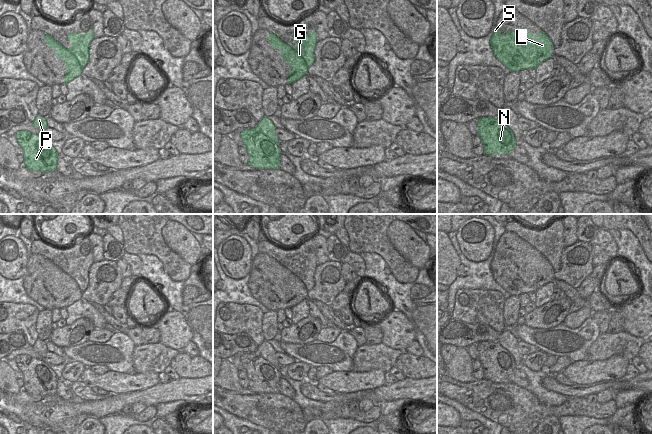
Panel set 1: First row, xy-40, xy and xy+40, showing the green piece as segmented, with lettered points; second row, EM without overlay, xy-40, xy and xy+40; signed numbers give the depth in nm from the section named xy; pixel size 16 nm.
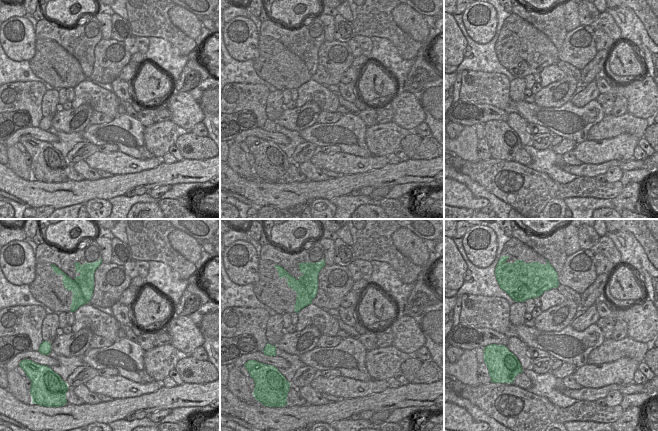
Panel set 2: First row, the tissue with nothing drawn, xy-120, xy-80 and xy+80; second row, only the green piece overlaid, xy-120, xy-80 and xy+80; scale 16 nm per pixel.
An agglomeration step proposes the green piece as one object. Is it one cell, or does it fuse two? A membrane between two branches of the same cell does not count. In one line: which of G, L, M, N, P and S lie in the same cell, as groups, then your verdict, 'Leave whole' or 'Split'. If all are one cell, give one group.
Groups: G L M N P S. Leave whole.

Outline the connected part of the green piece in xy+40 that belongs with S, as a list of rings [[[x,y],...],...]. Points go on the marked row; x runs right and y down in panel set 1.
[[[493,26],[490,45],[494,56],[510,72],[536,68],[551,57],[553,43],[541,29],[538,36],[533,33],[518,34],[515,31],[500,34],[501,29],[501,26]]]

